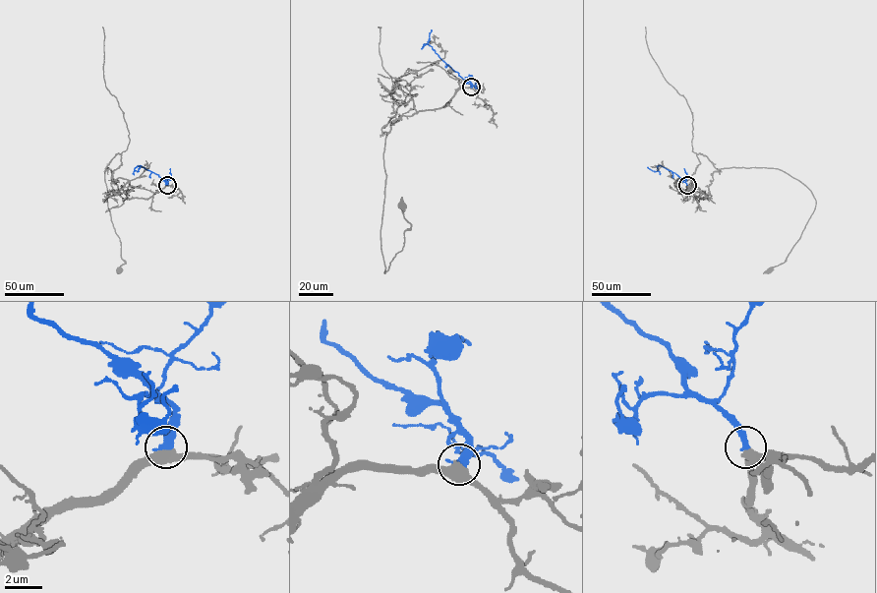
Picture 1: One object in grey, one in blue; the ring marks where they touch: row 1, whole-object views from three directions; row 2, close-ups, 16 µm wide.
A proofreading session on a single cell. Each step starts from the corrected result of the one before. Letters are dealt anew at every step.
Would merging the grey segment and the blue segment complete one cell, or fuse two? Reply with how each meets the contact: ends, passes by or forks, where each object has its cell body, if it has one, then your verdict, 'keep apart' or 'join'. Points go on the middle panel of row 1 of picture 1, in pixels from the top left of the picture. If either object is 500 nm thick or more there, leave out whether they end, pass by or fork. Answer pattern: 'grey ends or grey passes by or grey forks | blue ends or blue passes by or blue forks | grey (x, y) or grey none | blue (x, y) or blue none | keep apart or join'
grey passes by | blue ends | grey (401, 205) | blue none | join

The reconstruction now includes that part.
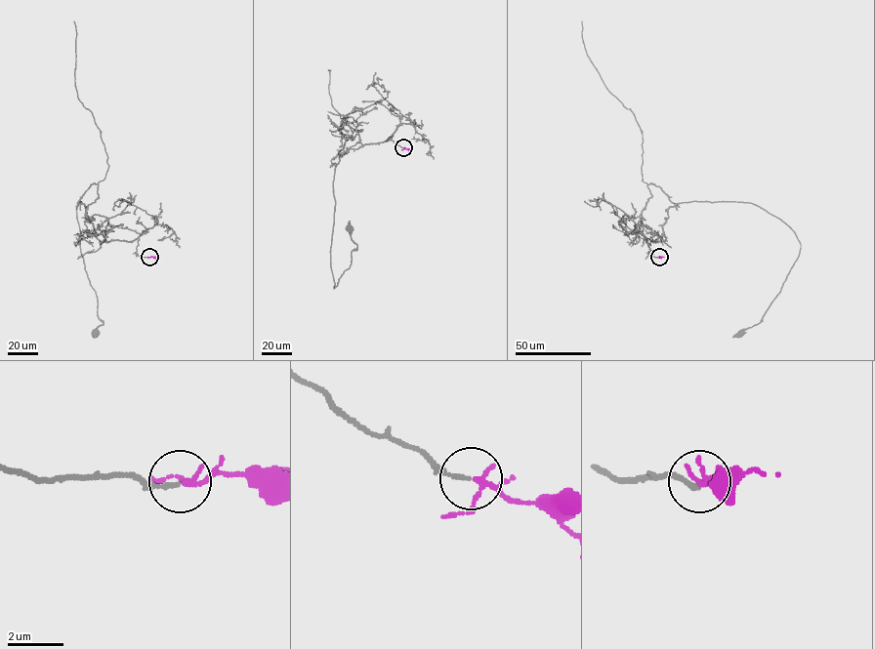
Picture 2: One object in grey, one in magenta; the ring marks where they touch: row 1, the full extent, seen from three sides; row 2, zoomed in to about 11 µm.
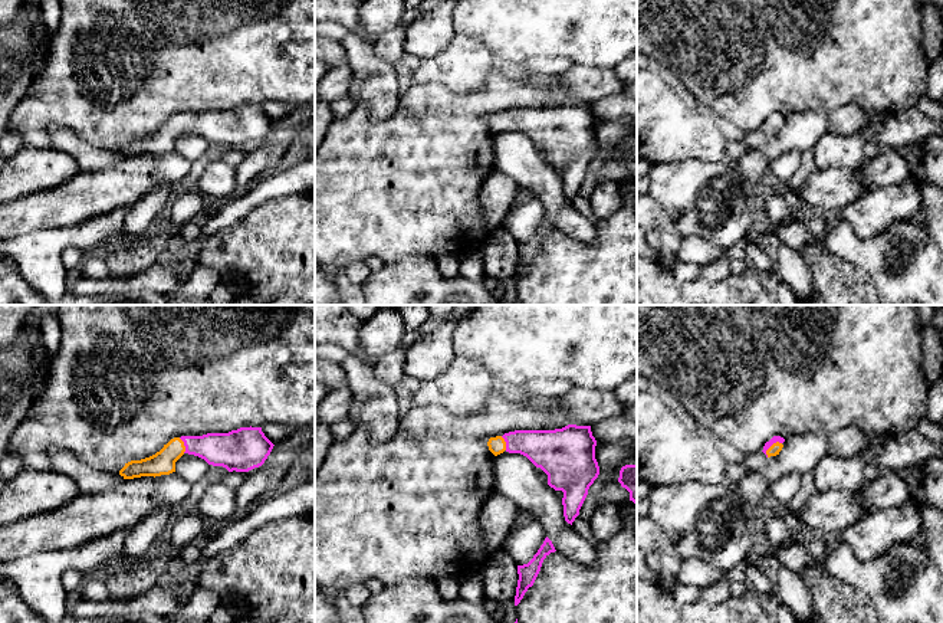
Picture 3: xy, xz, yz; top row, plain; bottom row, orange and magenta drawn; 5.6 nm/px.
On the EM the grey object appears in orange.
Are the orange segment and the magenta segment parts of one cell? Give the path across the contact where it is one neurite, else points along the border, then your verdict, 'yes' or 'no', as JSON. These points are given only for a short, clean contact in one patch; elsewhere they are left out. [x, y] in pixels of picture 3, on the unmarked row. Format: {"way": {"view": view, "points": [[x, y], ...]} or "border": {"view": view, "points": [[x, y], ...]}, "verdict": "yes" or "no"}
{"way": {"view": "yz", "points": [[775, 125], [771, 124], [774, 117]]}, "verdict": "yes"}

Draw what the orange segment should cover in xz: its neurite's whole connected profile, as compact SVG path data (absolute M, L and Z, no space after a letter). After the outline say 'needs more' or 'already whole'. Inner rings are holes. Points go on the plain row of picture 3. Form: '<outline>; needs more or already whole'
M568 102L555 108L515 108L490 115L489 128L497 134L505 128L526 134L548 153L548 163L562 168L564 194L572 203L599 153L595 137L597 118L591 104Z; needs more

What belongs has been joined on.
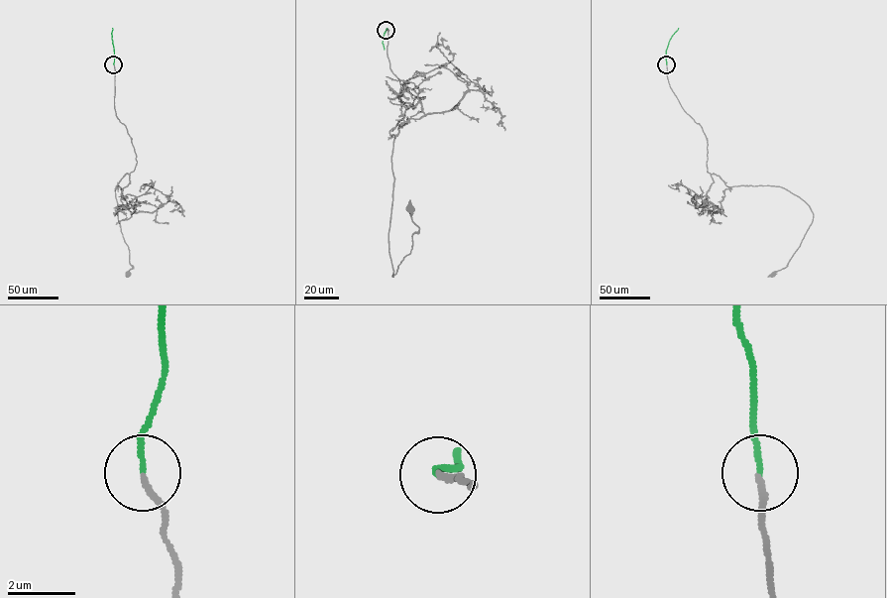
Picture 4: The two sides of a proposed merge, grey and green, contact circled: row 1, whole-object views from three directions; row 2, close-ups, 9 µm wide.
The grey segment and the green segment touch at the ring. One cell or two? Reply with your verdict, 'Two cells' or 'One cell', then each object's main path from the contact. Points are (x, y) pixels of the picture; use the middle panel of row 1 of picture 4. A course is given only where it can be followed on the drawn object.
One cell. Course of grey: (386, 29), (390, 70), (425, 97), (389, 132), (392, 277), (418, 230), (409, 208). Course of green: (386, 29), (384, 49)

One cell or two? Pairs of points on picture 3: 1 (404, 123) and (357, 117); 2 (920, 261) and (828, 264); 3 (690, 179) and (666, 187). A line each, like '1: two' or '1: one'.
1: one
2: two
3: one

